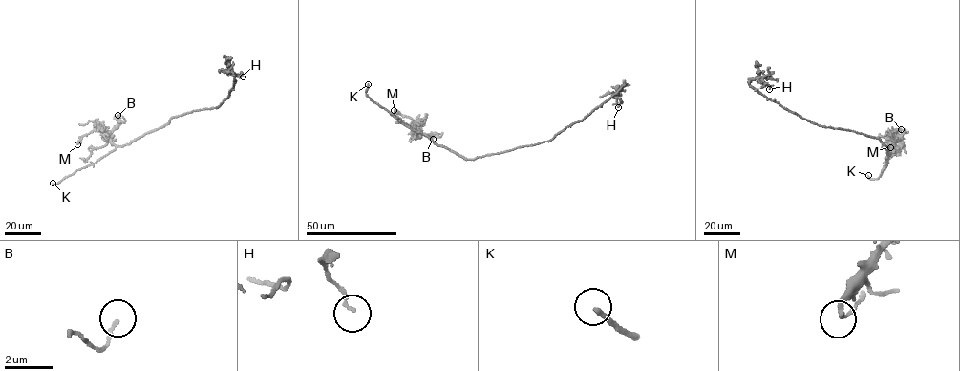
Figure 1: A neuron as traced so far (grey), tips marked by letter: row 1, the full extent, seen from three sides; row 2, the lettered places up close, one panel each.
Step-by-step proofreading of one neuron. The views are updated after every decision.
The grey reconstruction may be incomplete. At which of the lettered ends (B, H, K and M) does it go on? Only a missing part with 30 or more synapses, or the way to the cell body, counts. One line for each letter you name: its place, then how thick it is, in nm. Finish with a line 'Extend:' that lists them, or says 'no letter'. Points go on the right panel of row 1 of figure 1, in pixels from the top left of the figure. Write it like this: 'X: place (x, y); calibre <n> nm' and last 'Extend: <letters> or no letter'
K: place (868, 175); calibre 200 nm
Extend: K

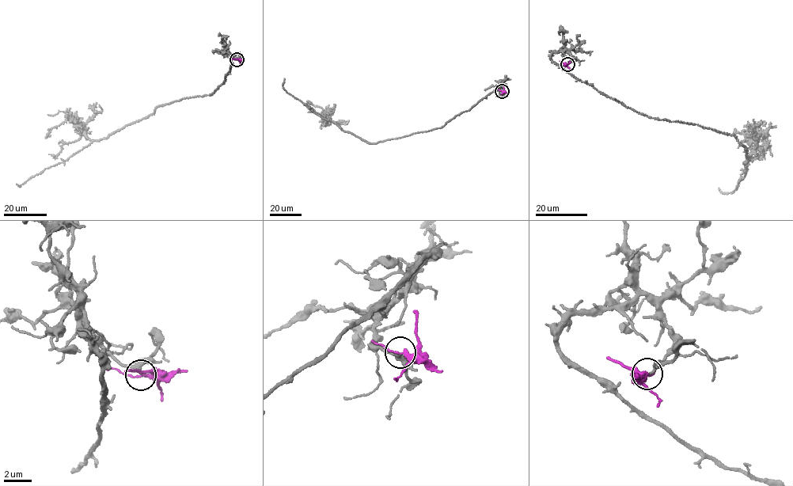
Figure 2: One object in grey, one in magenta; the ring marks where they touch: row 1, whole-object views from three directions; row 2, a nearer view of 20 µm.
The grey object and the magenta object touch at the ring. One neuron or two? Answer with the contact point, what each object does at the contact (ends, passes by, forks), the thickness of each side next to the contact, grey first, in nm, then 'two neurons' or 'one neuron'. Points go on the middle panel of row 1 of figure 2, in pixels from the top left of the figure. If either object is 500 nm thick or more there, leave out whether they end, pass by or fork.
at (502, 91); grey passes by; magenta passes by; 190 nm thick on the grey side, 180 nm on the other; two neurons

